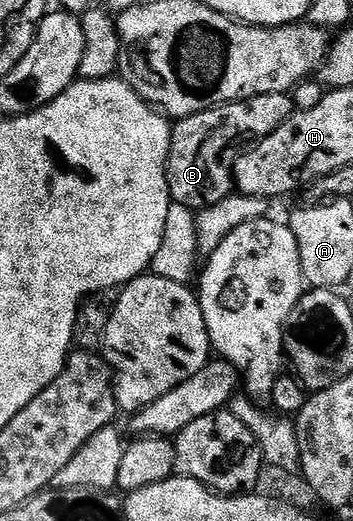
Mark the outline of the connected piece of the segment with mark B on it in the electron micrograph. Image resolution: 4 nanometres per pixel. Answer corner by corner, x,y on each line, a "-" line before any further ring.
286,92
261,94
248,100
218,104
184,120
174,121
167,159
167,181
172,201
183,208
202,210
232,195
235,188
235,157
277,130
296,111

